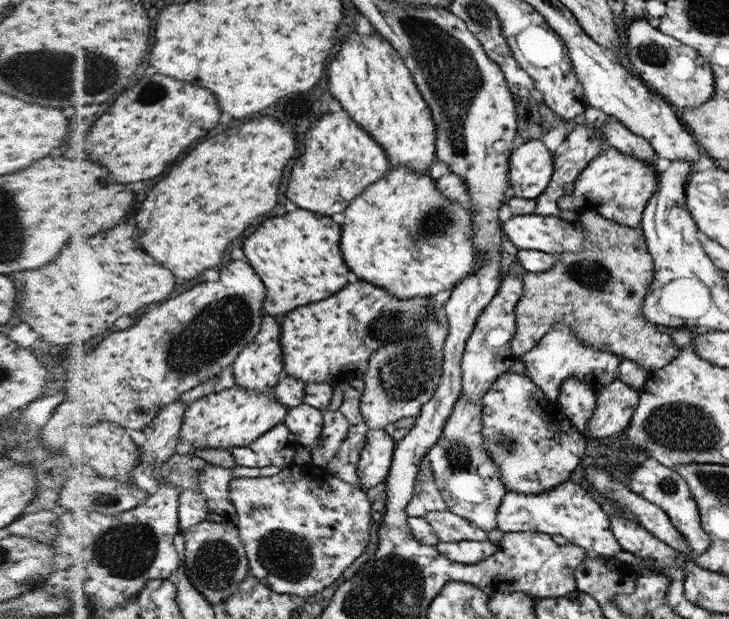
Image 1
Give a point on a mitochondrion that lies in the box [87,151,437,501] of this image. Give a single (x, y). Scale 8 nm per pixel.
(224, 323)

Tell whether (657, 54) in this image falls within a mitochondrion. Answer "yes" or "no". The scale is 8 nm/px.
yes

